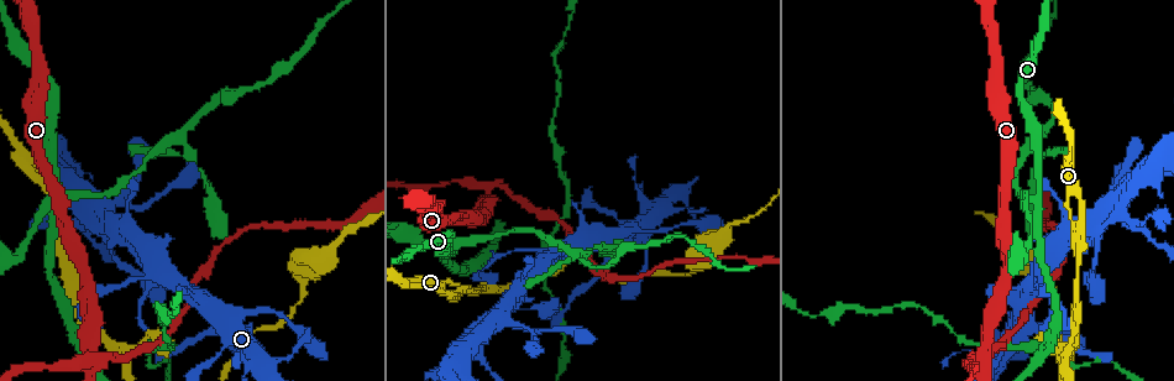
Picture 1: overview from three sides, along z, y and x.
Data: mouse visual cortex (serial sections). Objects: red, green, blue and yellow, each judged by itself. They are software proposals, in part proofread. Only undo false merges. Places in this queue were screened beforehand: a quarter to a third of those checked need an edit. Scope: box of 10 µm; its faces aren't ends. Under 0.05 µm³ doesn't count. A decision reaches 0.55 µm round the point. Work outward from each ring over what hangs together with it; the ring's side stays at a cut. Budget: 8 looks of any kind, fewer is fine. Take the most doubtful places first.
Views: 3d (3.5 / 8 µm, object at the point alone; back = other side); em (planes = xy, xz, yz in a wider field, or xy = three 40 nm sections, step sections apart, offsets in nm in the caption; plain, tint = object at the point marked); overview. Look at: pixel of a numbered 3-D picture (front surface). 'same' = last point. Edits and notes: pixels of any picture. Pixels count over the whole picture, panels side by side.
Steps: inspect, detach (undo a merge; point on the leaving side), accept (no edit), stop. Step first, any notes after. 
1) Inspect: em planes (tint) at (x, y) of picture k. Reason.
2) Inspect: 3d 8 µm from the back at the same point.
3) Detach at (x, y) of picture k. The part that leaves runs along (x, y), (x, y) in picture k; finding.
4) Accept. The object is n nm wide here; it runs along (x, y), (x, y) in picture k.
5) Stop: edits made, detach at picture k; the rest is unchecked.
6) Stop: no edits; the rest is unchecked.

Inspect: em xy step 3 (tint) at (1035, 199) of picture 1. Abrupt turn.

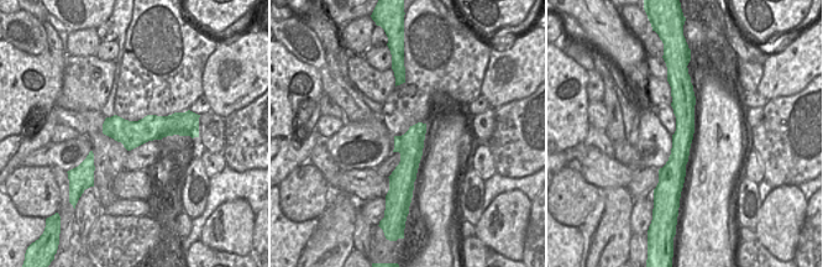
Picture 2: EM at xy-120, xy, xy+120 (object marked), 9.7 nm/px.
Inspect: 3d 3.5 µm at the same point. See where the arms go.

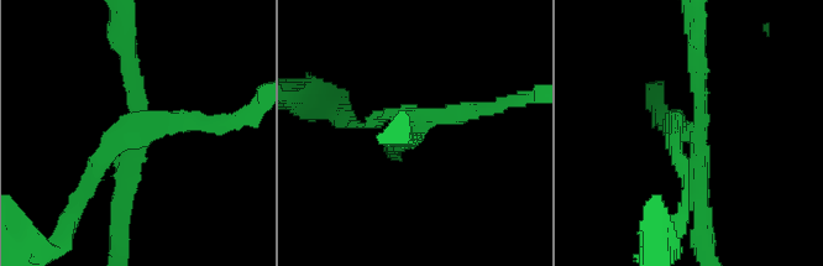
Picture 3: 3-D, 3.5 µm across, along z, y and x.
Detach at (185, 118) of picture 3. The arms are 200, 200, 250, 250 nm wide; the part that leaves runs along (146, 130), (256, 107) in picture 3; two cells meet here.

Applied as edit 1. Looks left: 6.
Inspect: 3d 8 µm at (478, 294) of picture 1. Two arms at a narrow angle.

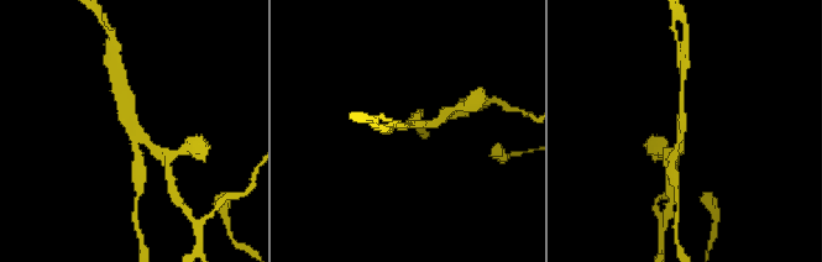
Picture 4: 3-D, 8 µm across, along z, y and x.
Inspect: em xy step 3 (tint) at the same point. 3 arms meet here; the arms are 150, 200, 250 nm wide.

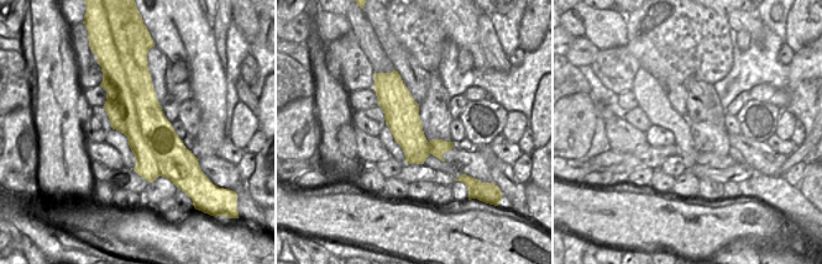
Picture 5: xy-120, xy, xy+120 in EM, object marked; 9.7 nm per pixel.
Detach at (157, 152) of picture 4. The part that leaves runs along (135, 130), (157, 151), (176, 152) in picture 4; a second cell is stuck on.

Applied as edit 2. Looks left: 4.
Inspect: overview.

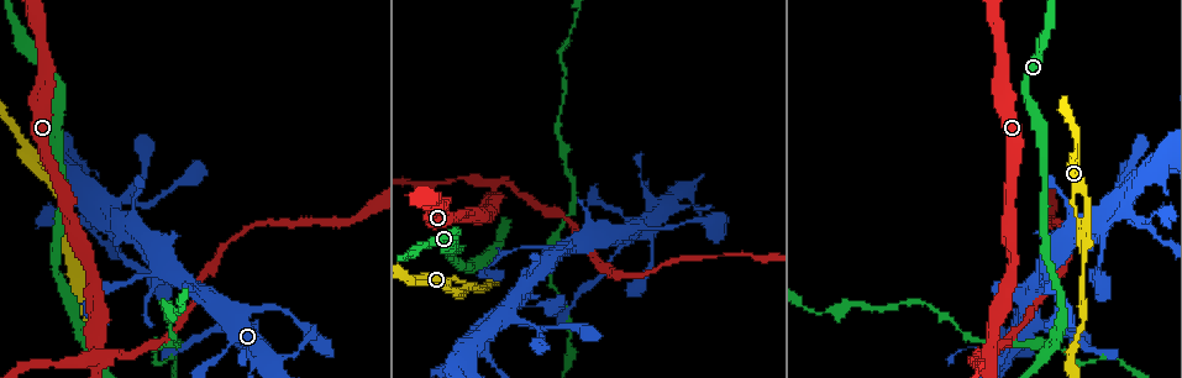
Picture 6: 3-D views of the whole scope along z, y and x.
Inspect: 3d 3.5 µm at (981, 356) of picture 6. Looks like a crossing.

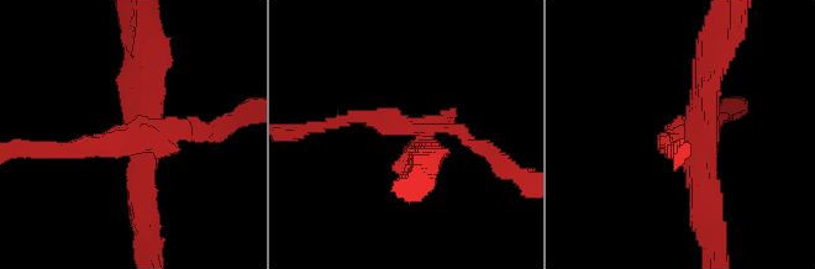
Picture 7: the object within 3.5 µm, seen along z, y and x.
Inspect: em xy step 5 (tint) at (146, 136) of picture 7. Now the EM.

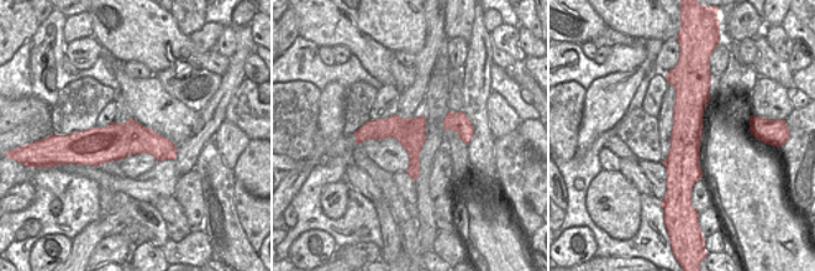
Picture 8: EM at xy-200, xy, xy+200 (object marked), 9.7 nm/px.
Inspect: em xy step 2 (tint) at the same point.

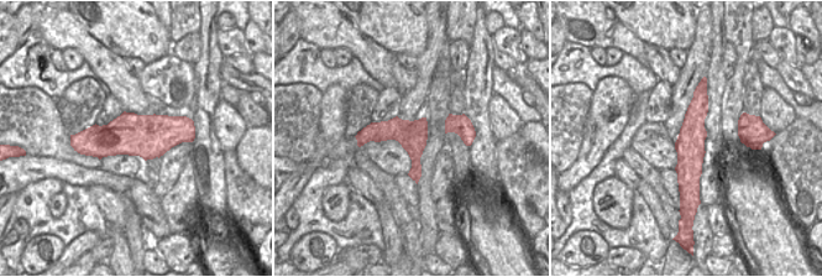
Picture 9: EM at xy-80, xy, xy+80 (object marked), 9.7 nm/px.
Detach at (105, 151) of picture 7. The object is 280 nm wide here; the part that leaves runs along (148, 132), (225, 128), (240, 112) in picture 7; two cells meet here.

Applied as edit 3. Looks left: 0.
Stop: edits made, detach at picture 3, detach at picture 4, detach at picture 7; the rest is unchecked.

